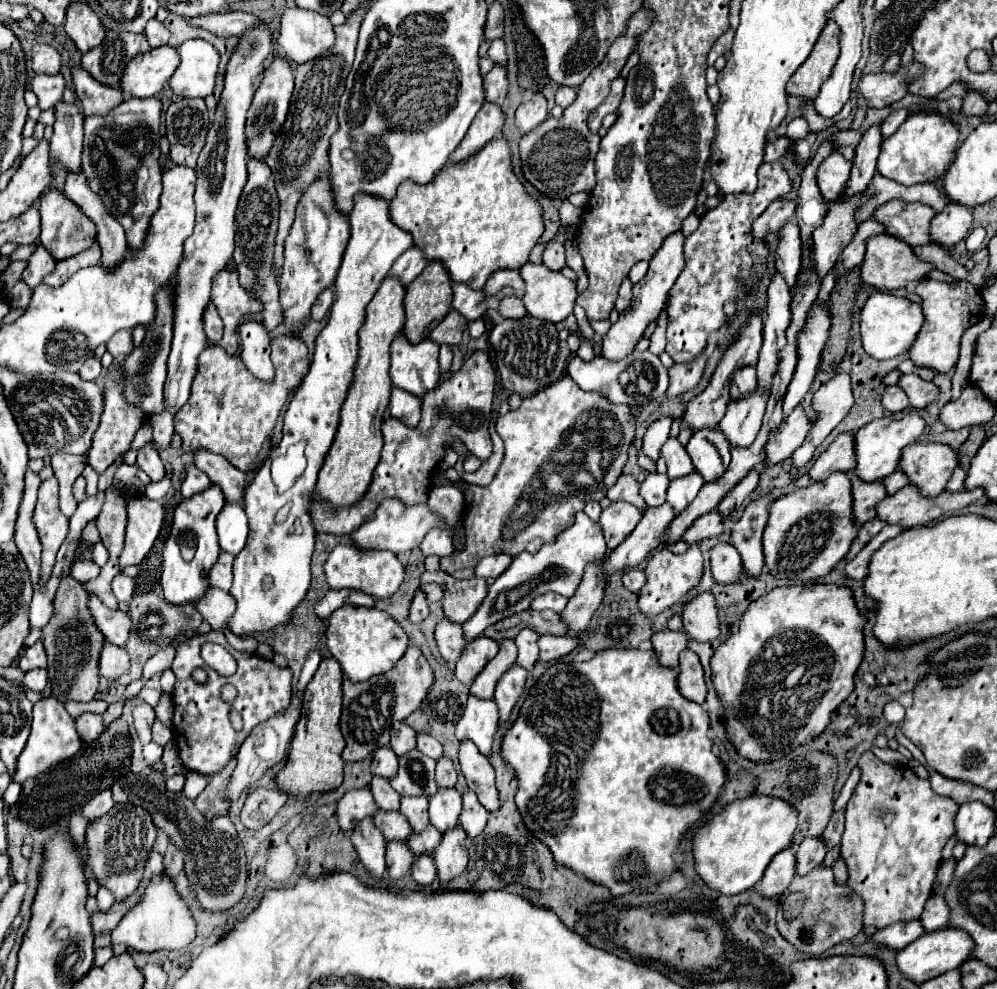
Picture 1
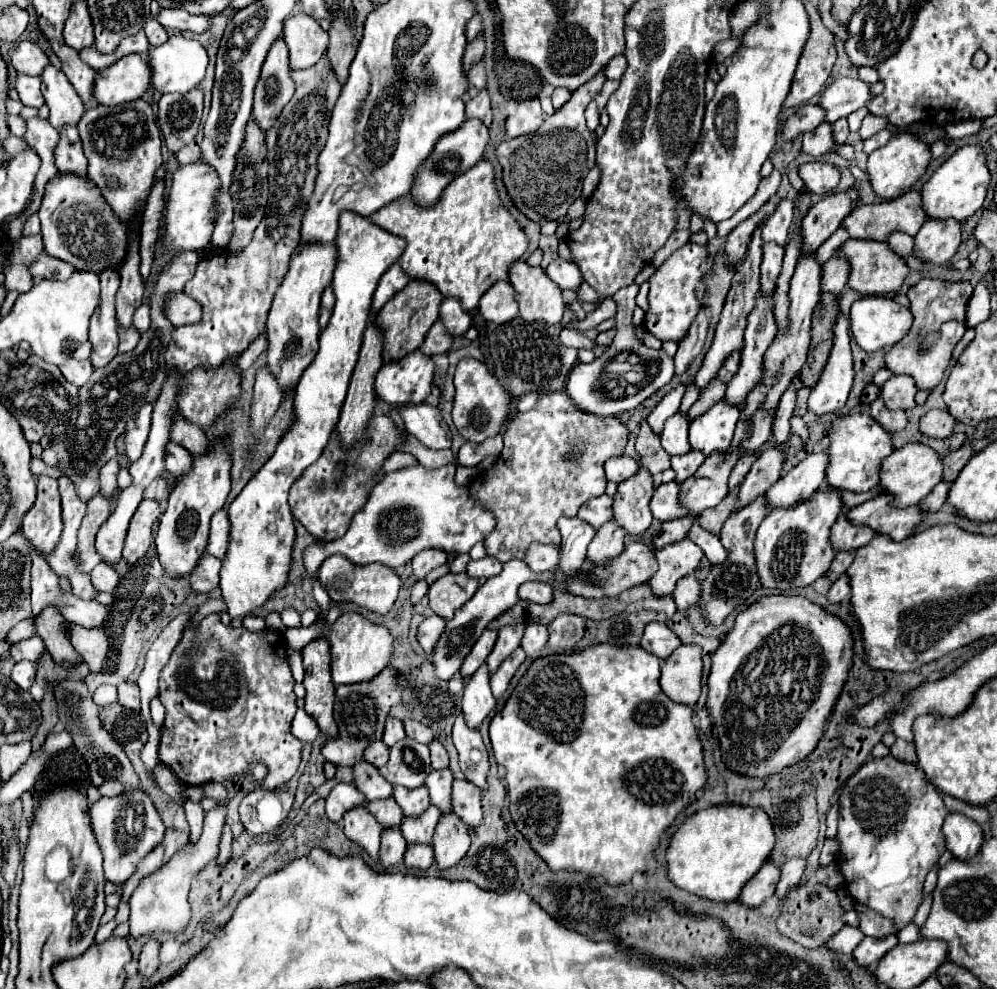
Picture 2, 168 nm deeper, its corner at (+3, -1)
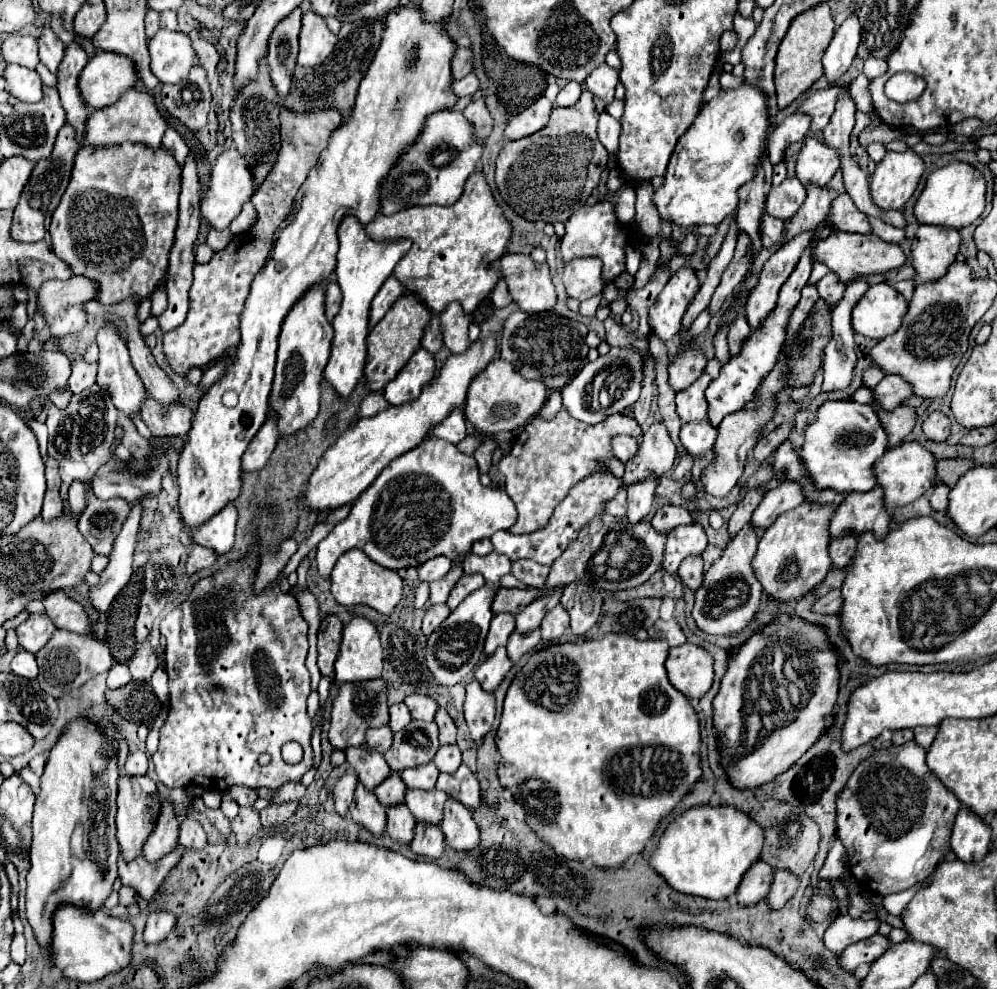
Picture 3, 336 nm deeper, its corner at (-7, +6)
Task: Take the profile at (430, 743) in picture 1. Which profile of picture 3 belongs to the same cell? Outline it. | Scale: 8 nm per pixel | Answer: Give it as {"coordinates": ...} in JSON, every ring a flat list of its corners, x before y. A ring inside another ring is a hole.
{"coordinates":[[411,693,411,695,407,695,407,697,405,697,405,701,403,701,403,703,409,707,409,711,411,711,413,719,421,719,421,721,433,721,433,719,435,719,437,701,435,701,433,697]]}

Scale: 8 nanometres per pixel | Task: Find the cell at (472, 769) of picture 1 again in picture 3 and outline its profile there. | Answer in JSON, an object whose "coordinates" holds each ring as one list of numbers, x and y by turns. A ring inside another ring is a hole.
{"coordinates":[[477,679,471,681,465,691,465,721,473,741,481,741,495,719,495,697,493,693,485,691]]}

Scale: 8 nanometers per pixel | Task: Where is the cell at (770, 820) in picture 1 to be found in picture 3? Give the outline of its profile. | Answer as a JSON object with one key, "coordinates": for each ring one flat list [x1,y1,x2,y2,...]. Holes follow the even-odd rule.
{"coordinates":[[703,805,685,811,665,827,649,865,679,893,727,899,737,891,745,871,759,859,761,845,763,831,749,815,727,805]]}

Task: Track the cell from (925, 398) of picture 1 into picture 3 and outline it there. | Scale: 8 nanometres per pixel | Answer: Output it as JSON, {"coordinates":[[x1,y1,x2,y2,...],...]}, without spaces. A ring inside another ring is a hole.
{"coordinates":[[885,375,883,381,873,387,875,405,885,411,893,411,895,407,901,405,903,399,911,395,913,395,911,387,907,387,907,383,899,375]]}

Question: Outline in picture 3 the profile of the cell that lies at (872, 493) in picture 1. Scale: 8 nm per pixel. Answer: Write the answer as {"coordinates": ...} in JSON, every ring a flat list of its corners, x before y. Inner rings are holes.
{"coordinates":[[847,535,843,539,833,539,829,543,829,555,831,555,833,567,835,569,847,567,853,553,855,553,855,547,857,547,857,535]]}

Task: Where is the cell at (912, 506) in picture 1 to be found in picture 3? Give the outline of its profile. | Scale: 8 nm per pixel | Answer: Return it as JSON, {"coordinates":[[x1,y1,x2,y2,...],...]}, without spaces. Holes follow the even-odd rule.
{"coordinates":[[875,487,867,493,849,493,835,509,835,515,829,521,831,539,843,535,859,535,865,531,883,537,889,531,891,517,883,507,883,493]]}

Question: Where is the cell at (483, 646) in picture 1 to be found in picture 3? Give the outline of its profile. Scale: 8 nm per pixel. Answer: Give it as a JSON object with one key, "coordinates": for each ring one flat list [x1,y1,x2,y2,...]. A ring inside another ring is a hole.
{"coordinates":[[511,613,495,615,491,619,491,629,489,629,489,635,485,641,485,653,491,655,491,651,505,645,513,631,515,631,515,615,511,615]]}

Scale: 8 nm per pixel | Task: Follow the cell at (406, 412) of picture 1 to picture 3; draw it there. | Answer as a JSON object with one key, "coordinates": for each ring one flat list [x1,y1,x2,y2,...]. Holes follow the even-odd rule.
{"coordinates":[[455,411,455,415,449,415,435,431,435,437,445,439,453,445,457,445,459,441,463,441,467,437,467,425,465,425,465,415,463,411]]}

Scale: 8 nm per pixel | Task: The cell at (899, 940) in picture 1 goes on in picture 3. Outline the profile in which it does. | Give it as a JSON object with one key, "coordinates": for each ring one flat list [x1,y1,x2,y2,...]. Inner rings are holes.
{"coordinates":[[873,935,869,939,863,939,859,943,853,943,851,947,847,947,841,955,839,955,839,967,843,971,853,973,859,965,867,963,871,965,877,957,881,957,887,949,889,949,889,939,883,935]]}

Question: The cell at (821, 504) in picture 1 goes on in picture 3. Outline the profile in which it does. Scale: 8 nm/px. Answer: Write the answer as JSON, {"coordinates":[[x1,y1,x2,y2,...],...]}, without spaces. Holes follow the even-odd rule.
{"coordinates":[[801,503,799,507,783,513,759,539,757,555,753,557,753,571,763,591,779,601,793,601,809,591,813,591,831,569,831,557,827,555,829,519,835,513,831,507,811,507,811,503]]}

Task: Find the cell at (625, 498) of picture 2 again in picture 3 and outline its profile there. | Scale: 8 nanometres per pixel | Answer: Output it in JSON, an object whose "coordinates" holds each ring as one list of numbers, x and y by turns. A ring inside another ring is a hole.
{"coordinates":[[655,423,647,429,647,433,639,441,639,449,635,457,631,457,625,463,625,485,631,485,635,479,649,475,655,471,655,475,663,477,673,465,677,457,677,447,669,437,669,431,663,423]]}

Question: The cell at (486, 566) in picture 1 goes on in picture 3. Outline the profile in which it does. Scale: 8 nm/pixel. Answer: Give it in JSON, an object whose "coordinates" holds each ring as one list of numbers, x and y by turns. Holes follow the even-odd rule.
{"coordinates":[[495,551,487,553,483,557,469,553,463,557,463,571,465,573,481,573,487,583,497,585,501,581,501,577,511,571,511,561,505,555,499,555]]}

